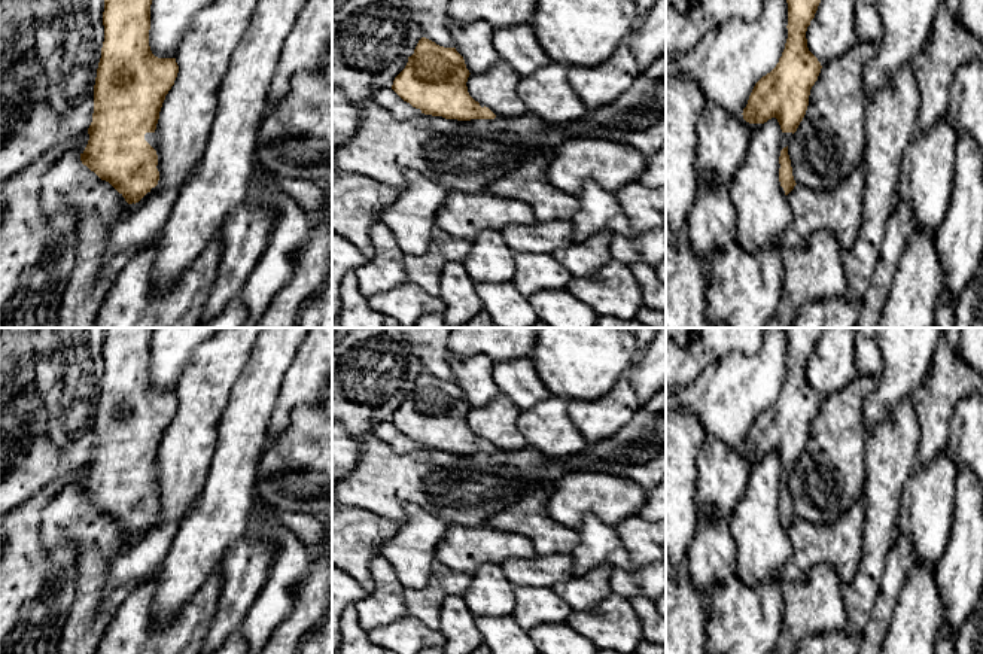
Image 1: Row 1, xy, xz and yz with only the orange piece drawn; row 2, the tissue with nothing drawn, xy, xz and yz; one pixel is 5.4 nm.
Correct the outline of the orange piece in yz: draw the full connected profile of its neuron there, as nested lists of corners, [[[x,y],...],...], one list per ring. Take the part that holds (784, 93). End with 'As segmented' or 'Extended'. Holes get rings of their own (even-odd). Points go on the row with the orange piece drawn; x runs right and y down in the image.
[[[786,0],[788,39],[776,67],[754,86],[743,119],[749,124],[764,124],[776,118],[780,136],[779,182],[788,195],[797,185],[792,176],[788,145],[803,121],[810,89],[821,73],[821,63],[809,51],[806,31],[815,18],[821,0]]]. Extended

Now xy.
[[[104,0],[104,42],[94,85],[89,140],[80,161],[109,182],[128,204],[139,203],[159,180],[156,124],[179,73],[176,58],[158,58],[149,46],[152,0]]]. Extended

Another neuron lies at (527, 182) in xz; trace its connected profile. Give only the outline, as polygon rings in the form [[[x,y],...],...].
[[[536,147],[532,156],[512,171],[492,182],[486,192],[526,203],[538,222],[570,220],[581,209],[578,195],[566,195],[547,180],[553,150]]]

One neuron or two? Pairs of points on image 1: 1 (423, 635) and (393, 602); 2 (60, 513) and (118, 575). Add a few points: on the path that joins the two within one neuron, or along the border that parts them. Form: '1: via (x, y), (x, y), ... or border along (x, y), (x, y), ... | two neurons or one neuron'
1: border along (408, 614), (374, 629) | two neurons
2: border along (133, 541), (110, 563), (103, 587), (103, 599) | two neurons

